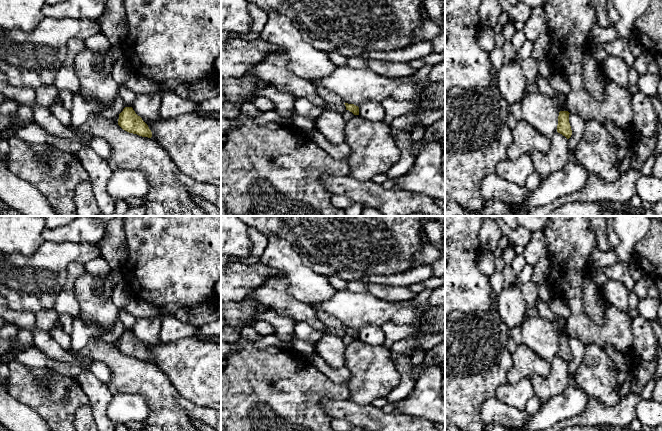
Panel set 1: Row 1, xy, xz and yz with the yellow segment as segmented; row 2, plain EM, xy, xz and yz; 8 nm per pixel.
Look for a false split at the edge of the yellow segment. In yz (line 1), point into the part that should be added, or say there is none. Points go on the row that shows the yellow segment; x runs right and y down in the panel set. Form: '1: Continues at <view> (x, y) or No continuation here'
1: No continuation here

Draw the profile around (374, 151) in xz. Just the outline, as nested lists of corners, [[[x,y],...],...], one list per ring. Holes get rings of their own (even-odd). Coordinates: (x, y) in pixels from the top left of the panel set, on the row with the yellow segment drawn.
[[[354,115],[345,125],[345,142],[351,148],[347,159],[350,176],[371,181],[379,174],[386,174],[400,159],[391,127],[383,121],[371,122]]]

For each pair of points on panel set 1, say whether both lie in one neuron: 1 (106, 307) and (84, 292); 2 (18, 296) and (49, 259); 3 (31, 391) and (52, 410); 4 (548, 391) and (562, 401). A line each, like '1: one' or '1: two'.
1: one
2: one
3: one
4: two

